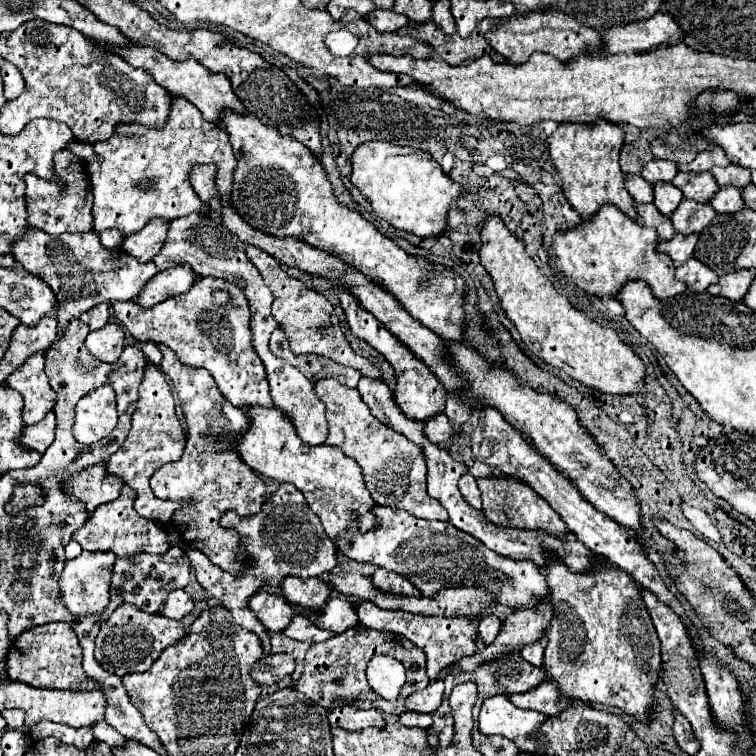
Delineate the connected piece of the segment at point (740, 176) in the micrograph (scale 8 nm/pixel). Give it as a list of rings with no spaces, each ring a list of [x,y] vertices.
[[[727,165],[727,167],[715,167],[711,169],[713,177],[717,179],[717,183],[723,185],[735,185],[735,187],[745,187],[747,183],[751,183],[751,173],[749,169],[741,167],[741,165]]]

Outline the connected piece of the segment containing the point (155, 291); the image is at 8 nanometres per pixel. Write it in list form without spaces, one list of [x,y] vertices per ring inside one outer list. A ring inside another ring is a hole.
[[[177,265],[173,269],[159,271],[143,287],[143,293],[139,297],[135,297],[135,301],[139,301],[139,305],[143,305],[143,307],[157,305],[169,297],[187,293],[191,289],[191,285],[197,281],[197,277],[199,275],[193,271],[191,265]]]

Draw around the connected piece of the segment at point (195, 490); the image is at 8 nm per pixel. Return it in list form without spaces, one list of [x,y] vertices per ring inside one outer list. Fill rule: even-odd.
[[[159,345],[159,349],[163,353],[159,367],[171,379],[175,393],[181,399],[187,423],[187,445],[177,463],[167,463],[153,473],[151,489],[155,497],[161,499],[193,499],[195,505],[189,511],[175,511],[171,519],[173,529],[187,547],[205,553],[211,563],[241,577],[247,571],[247,553],[241,547],[241,537],[221,535],[223,527],[219,519],[225,511],[235,511],[239,517],[251,517],[259,513],[267,501],[267,485],[243,463],[241,455],[235,453],[237,443],[247,433],[251,421],[221,395],[215,379],[205,369],[183,365],[165,345]]]

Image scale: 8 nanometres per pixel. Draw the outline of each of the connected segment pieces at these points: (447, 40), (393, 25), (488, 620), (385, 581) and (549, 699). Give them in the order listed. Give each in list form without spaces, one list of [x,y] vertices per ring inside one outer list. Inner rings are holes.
[[[487,21],[477,25],[477,29],[465,39],[459,37],[457,33],[443,35],[441,29],[435,25],[419,25],[419,27],[425,27],[425,43],[431,43],[435,47],[435,53],[439,53],[439,57],[443,57],[443,61],[447,61],[449,65],[459,65],[467,59],[483,57],[485,53],[489,53],[495,63],[507,63],[507,59],[495,53],[491,45],[485,41],[485,33],[495,27]]]
[[[375,9],[373,13],[369,13],[367,21],[371,25],[375,25],[377,31],[399,31],[401,27],[405,27],[409,23],[407,17],[395,13],[395,11],[383,11],[383,9]]]
[[[485,615],[479,623],[479,637],[483,639],[485,645],[489,645],[497,637],[499,629],[501,629],[501,619],[497,615]]]
[[[377,567],[375,573],[371,573],[371,581],[377,589],[385,593],[395,593],[395,595],[407,595],[407,597],[421,597],[421,593],[405,579],[399,577],[397,573],[391,573],[383,567]]]
[[[545,681],[543,685],[539,685],[539,689],[533,689],[531,693],[511,695],[509,699],[521,709],[535,709],[535,711],[545,713],[547,717],[561,713],[563,709],[567,709],[573,703],[563,693],[559,693],[557,683],[553,683],[553,681]]]

